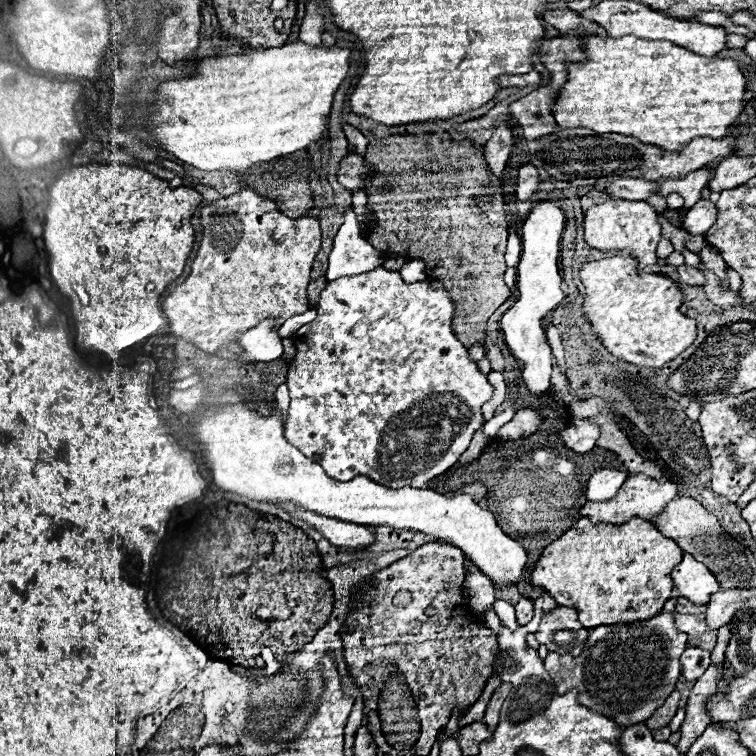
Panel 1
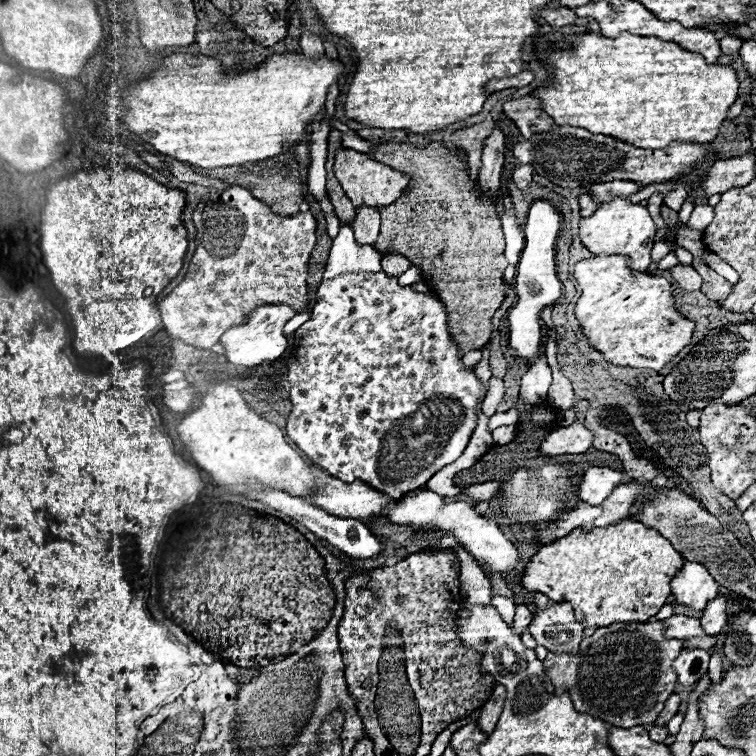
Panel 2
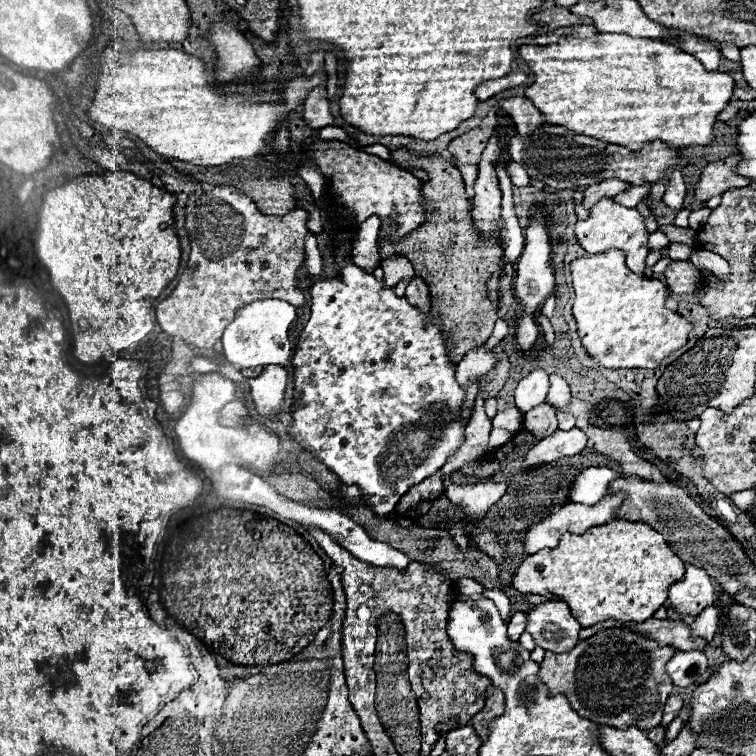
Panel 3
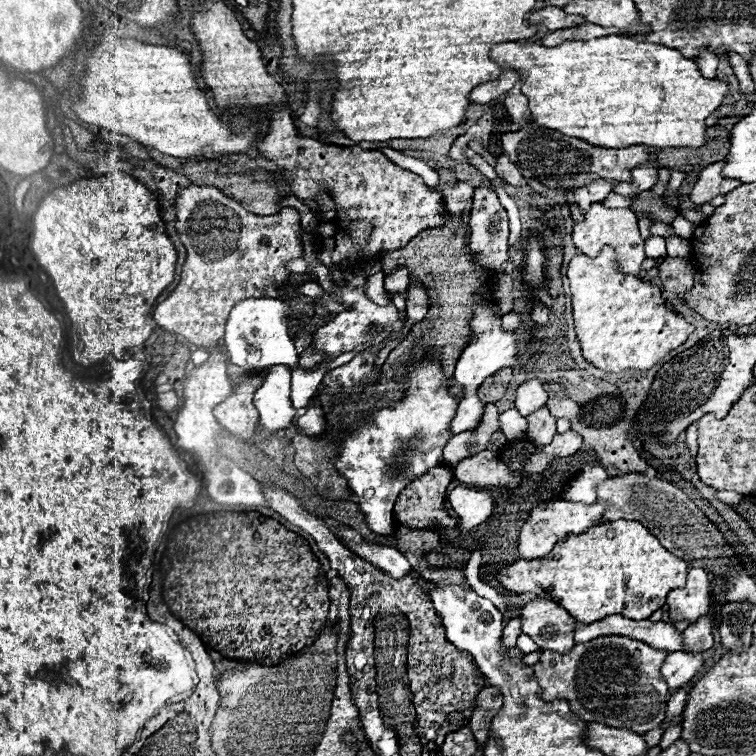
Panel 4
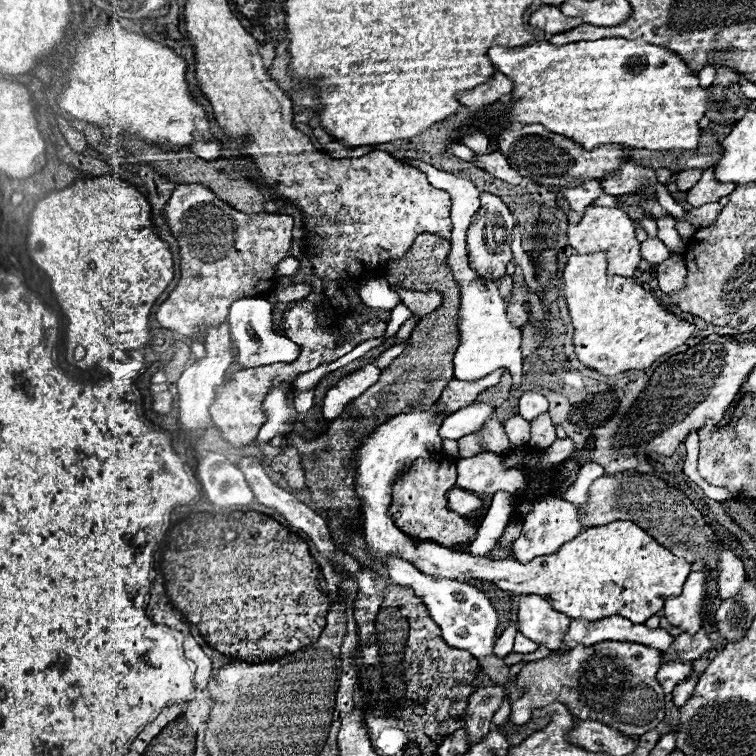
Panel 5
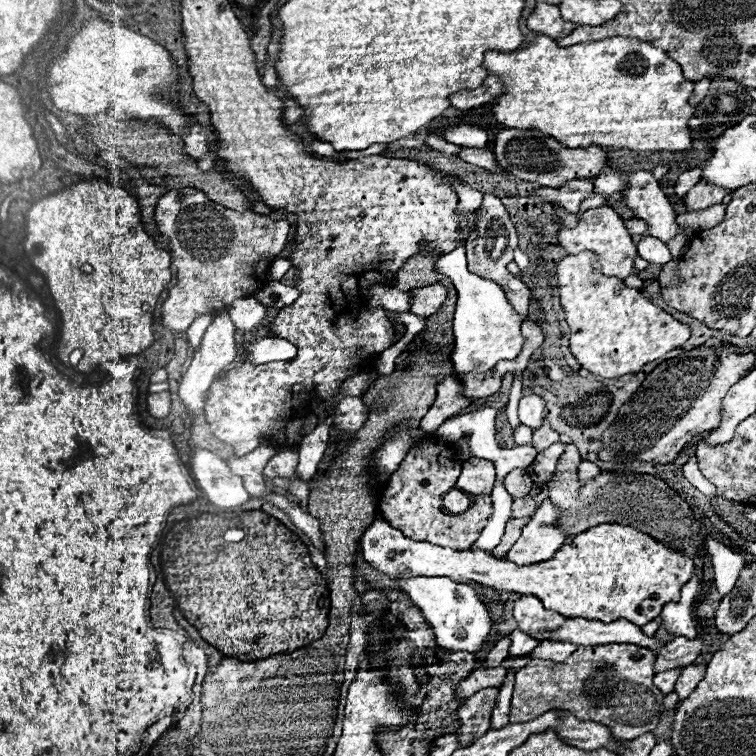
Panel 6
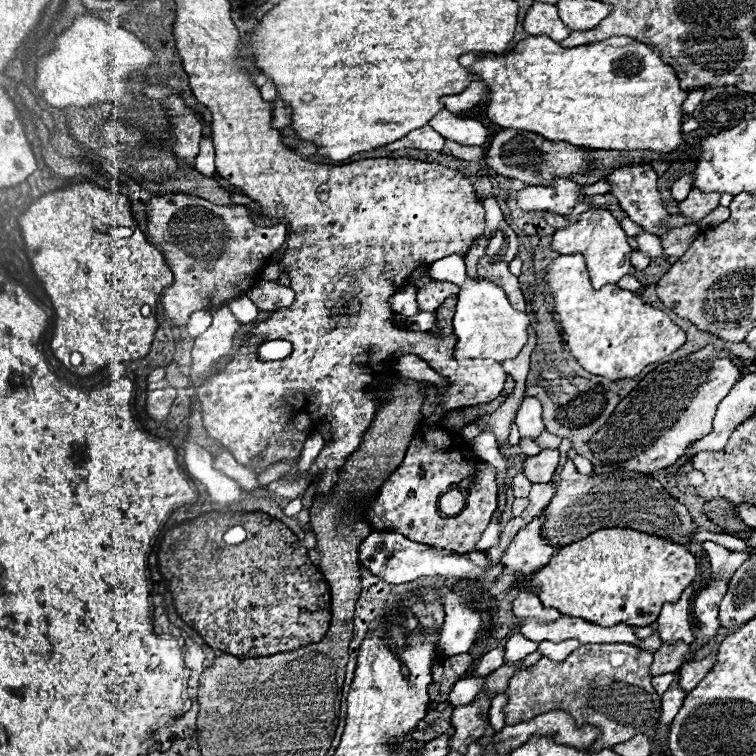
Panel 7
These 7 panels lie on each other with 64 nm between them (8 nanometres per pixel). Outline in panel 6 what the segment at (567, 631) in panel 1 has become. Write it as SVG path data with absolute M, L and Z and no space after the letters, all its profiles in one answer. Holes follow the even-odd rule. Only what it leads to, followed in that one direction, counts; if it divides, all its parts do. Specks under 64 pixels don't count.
M520 596L514 602L514 618L522 632L534 636L540 630L558 628L566 618L554 610L546 610L536 596Z

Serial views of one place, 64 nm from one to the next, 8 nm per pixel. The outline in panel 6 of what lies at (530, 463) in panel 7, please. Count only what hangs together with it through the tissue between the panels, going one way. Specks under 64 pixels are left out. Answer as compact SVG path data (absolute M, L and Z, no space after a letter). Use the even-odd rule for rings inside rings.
M556 442L556 444L552 444L550 448L538 452L538 456L536 456L534 462L532 462L534 470L528 470L530 478L532 478L534 482L546 484L546 482L552 478L554 468L556 468L556 464L558 464L558 460L560 460L560 456L562 456L564 450L566 450L566 446L564 446L562 442Z

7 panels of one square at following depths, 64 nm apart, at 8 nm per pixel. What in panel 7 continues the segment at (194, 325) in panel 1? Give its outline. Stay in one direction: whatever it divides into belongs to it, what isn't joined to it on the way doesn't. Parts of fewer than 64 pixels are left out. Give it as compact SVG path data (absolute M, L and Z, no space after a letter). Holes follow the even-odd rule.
M166 194L160 198L150 198L146 202L146 218L146 238L164 254L166 264L174 274L174 284L162 294L166 316L174 326L186 326L190 314L196 310L212 310L236 296L246 294L252 286L252 280L256 280L260 266L284 244L284 236L288 234L284 224L276 224L272 228L254 224L244 206L216 206L192 194Z

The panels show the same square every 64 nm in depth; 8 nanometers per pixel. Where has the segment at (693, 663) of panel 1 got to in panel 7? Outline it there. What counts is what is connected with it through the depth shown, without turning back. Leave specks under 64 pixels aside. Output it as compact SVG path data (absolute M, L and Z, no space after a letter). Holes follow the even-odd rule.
M662 674L662 676L654 676L652 678L652 686L656 688L656 692L662 696L666 690L668 690L668 686L672 684L672 680L674 680L674 674Z

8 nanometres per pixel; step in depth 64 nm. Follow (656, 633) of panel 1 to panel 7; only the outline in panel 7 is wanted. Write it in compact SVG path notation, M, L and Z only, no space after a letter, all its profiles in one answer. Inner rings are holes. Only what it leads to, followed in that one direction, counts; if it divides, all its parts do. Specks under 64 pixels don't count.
M584 644L562 662L542 658L510 678L506 688L508 702L504 706L506 724L512 726L544 712L564 710L574 718L576 726L592 724L600 728L600 736L590 746L590 752L612 748L636 734L646 734L656 728L660 718L660 696L656 696L650 684L648 664L652 664L652 654L632 644Z

